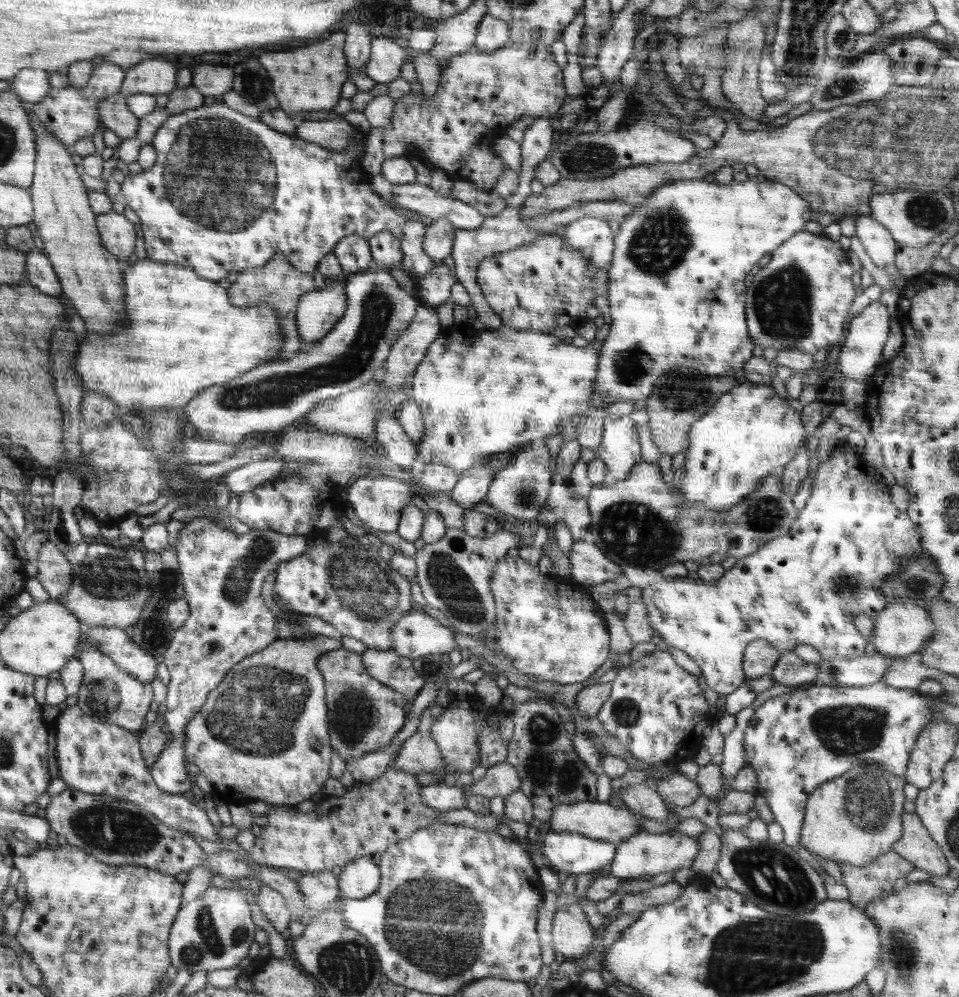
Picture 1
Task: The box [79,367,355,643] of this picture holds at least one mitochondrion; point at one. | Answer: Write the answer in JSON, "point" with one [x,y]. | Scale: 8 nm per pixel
{"point":[235,590]}

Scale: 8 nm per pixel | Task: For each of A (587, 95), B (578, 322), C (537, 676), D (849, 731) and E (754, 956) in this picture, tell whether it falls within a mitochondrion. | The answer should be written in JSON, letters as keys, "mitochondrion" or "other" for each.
{"A":"other","B":"other","C":"other","D":"mitochondrion","E":"mitochondrion"}

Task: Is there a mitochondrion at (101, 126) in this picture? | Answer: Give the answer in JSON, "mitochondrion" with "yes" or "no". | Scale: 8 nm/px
{"mitochondrion":"no"}

